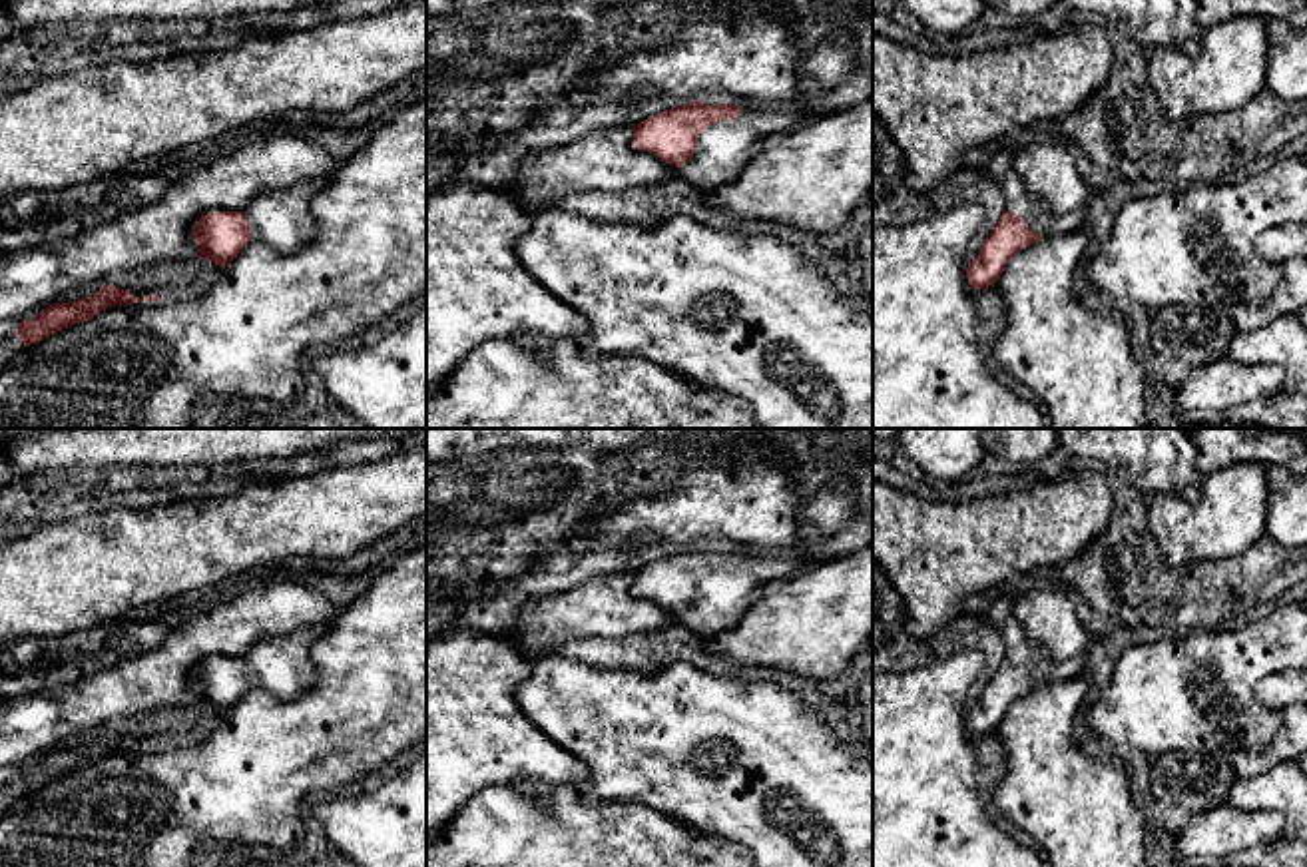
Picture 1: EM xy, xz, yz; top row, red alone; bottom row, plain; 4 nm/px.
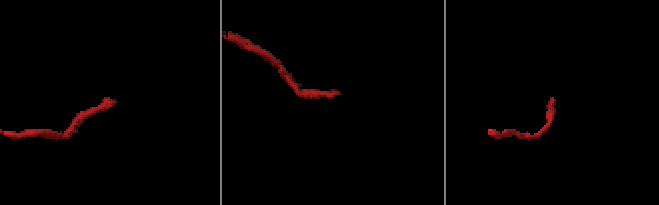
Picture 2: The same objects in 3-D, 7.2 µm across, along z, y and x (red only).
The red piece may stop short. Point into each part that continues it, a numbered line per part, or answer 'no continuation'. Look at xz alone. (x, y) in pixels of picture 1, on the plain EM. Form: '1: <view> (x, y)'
1: xz (724, 594)

